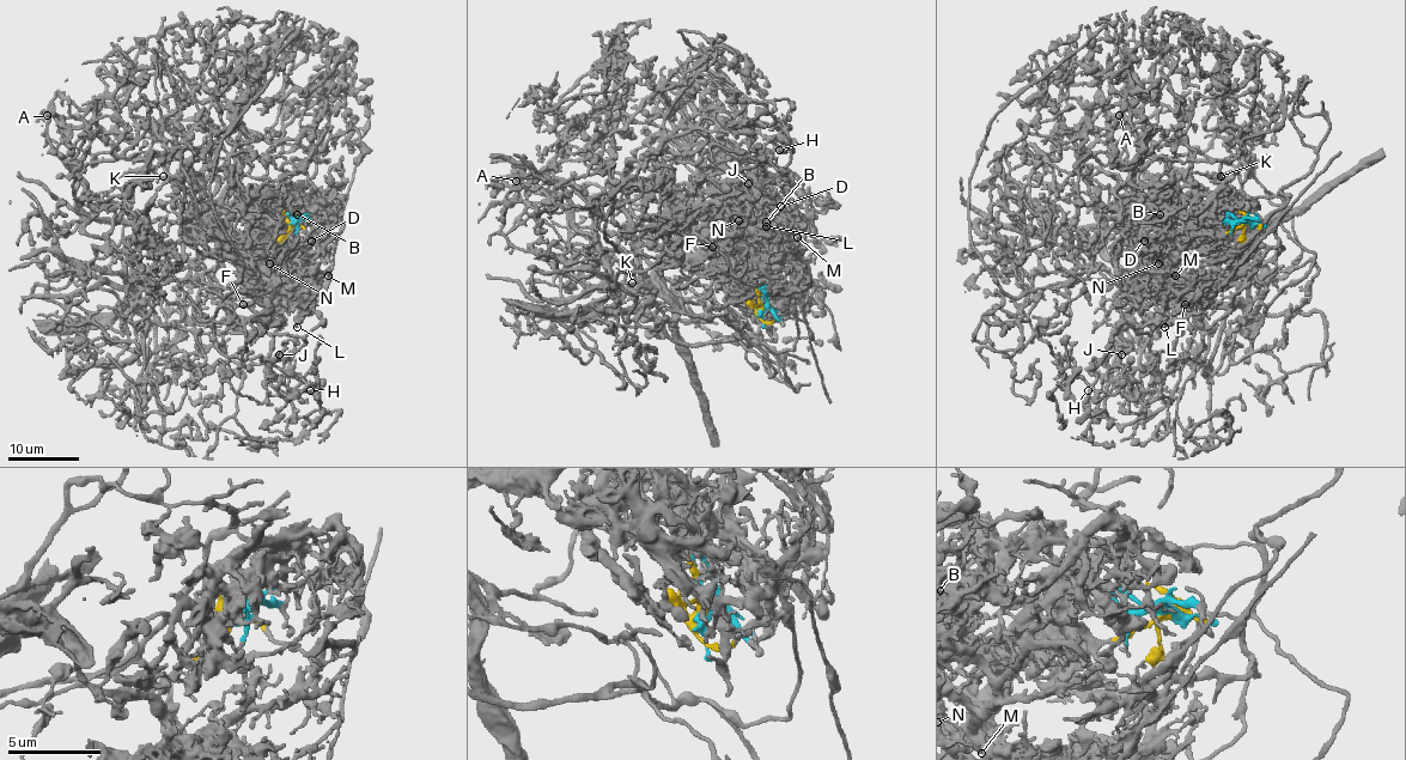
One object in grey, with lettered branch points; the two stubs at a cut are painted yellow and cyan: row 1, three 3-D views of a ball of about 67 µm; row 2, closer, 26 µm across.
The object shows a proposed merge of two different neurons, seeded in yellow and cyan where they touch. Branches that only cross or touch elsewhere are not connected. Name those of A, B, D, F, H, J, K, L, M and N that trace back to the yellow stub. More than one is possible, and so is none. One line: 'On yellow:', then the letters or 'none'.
On yellow: A, F, H, J, K

